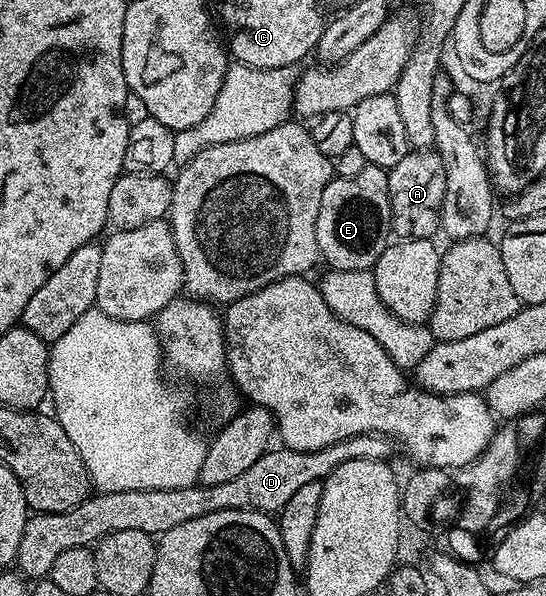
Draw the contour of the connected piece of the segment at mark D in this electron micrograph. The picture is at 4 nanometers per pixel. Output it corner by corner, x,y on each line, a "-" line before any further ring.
362,433
355,435
353,439
323,447
321,451
275,448
268,448
261,459
253,463
253,467
247,468
242,475
237,475
237,479
232,479
229,483
196,483
169,491
96,492
76,509
64,513
35,513
28,516
25,535
21,535
18,572
28,579
46,578
61,551
69,551
69,547
82,545
94,546
113,531
145,531
152,535
162,535
165,531
173,531
173,527
181,527
181,523
189,523
189,519
201,519
201,515
213,515
213,511
226,509
252,509
268,515
278,514
298,489
314,481
326,481
330,473
341,467
341,463
349,463
353,459
387,461
391,449
393,450
393,442
390,437
382,437
379,433

